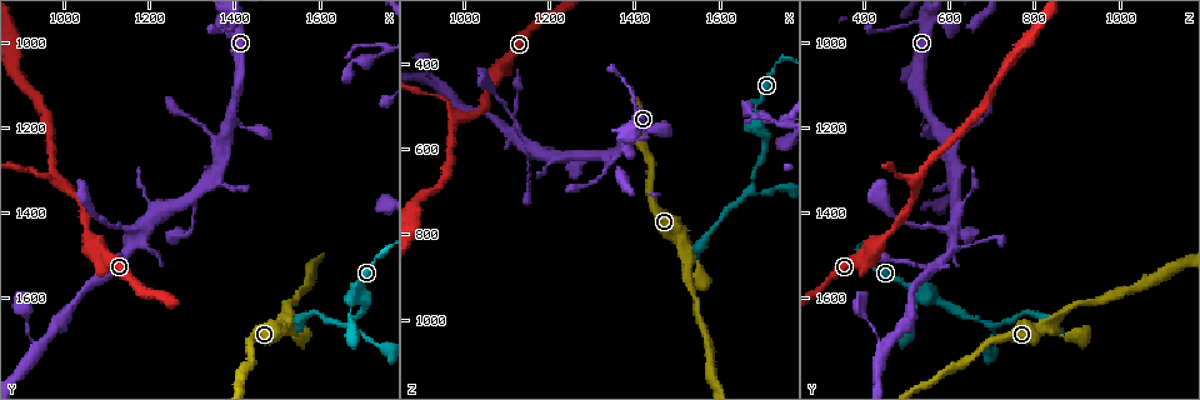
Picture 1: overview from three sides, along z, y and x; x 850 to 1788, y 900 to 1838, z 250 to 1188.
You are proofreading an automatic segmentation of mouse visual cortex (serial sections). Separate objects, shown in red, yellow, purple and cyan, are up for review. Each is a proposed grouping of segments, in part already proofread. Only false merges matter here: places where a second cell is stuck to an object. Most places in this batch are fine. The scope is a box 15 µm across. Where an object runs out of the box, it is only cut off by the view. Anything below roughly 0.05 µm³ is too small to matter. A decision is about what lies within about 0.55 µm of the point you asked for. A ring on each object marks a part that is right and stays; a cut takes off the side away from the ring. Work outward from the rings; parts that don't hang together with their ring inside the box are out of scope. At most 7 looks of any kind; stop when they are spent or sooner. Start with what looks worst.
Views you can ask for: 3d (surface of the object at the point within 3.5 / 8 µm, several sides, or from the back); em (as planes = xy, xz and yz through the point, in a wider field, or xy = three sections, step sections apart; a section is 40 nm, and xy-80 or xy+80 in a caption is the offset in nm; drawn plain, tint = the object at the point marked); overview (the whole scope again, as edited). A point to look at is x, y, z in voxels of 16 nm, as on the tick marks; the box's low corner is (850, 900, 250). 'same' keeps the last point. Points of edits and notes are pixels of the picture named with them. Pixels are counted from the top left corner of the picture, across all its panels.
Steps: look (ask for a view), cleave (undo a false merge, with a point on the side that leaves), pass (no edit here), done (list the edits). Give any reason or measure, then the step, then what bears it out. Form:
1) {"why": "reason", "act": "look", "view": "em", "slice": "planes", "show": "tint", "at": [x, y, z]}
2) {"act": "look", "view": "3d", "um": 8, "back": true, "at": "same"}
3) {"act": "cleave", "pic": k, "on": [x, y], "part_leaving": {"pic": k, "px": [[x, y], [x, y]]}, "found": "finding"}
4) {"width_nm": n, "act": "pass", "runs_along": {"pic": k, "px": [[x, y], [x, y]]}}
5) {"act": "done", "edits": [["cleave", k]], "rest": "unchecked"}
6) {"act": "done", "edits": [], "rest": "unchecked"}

{"why": "sharp bend", "act": "look", "view": "3d", "um": 3.5, "at": [950, 1710, 450]}

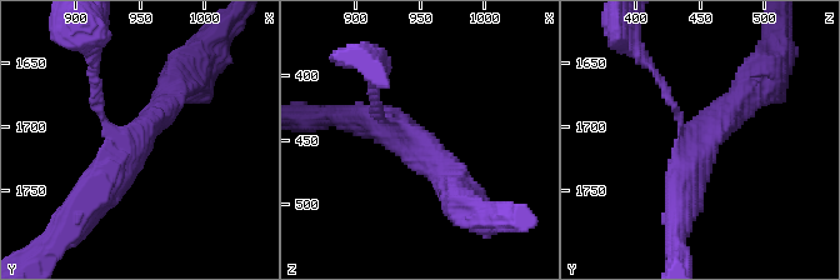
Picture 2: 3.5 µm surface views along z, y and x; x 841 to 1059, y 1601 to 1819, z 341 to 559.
{"arms": 3, "arm_widths_nm": [150, 350, 500], "act": "look", "view": "em", "slice": "xy", "step": 2, "show": "tint", "at": [946, 1710, 450]}

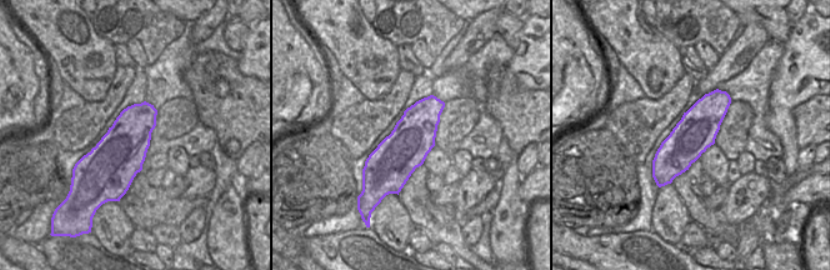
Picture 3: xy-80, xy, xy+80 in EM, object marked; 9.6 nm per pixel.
{"act": "pass", "runs_along": {"pic": 2, "px": [[179, 84], [86, 203]]}, "found": "all the same cell"}

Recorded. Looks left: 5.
{"act": "look", "view": "3d", "um": 8, "at": [1670, 1665, 695]}

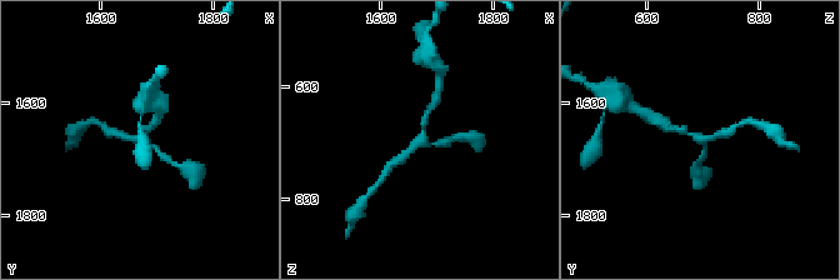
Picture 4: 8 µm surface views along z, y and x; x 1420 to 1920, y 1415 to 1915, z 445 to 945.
{"arms": 3, "arm_widths_nm": [150, 150, 250], "why": "now the EM", "act": "look", "view": "em", "slice": "planes", "show": "tint", "at": [1670, 1665, 695]}

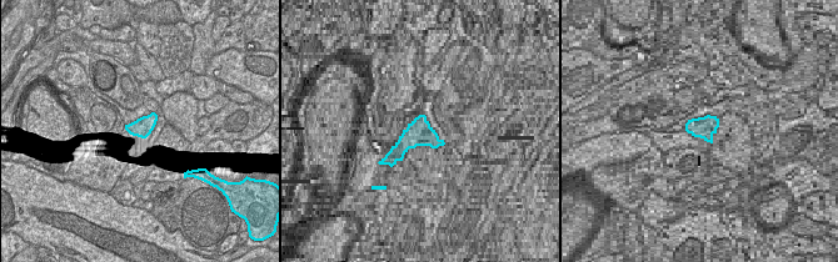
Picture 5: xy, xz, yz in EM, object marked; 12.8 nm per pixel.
{"act": "pass", "runs_along": {"pic": 4, "px": [[428, 109], [420, 140], [393, 164]]}, "found": "all the same cell"}

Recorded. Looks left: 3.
{"why": "three-way junction", "act": "look", "view": "3d", "um": 3.5, "at": [990, 1330, 525]}

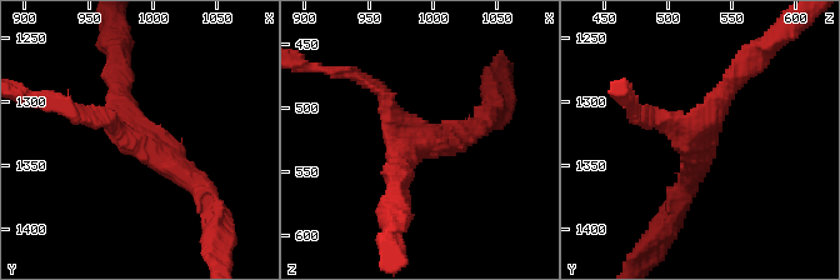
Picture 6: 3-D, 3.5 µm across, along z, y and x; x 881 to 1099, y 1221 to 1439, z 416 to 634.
{"arms": 3, "arm_widths_nm": [200, 250, 300], "act": "look", "view": "em", "slice": "xy", "step": 1, "show": "tint", "at": [996, 1332, 526]}

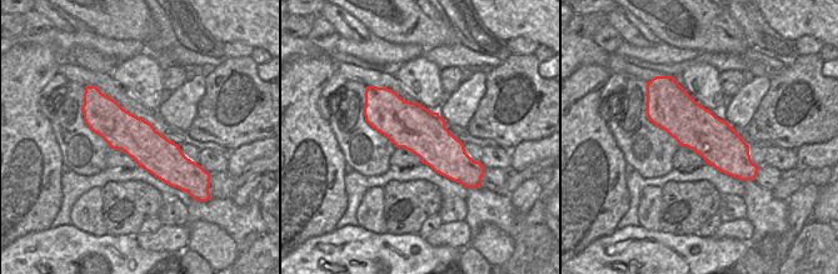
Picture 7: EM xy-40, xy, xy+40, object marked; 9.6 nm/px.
{"why": "cut it another way", "act": "look", "view": "em", "slice": "planes", "show": "tint", "at": "same"}

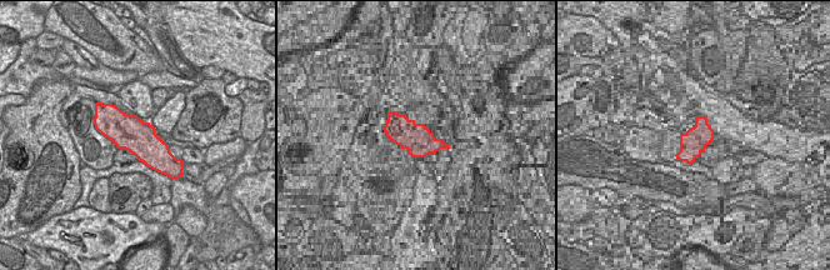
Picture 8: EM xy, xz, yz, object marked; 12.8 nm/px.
{"width_nm": 460, "act": "pass", "runs_along": {"pic": 6, "px": [[208, 198], [124, 118], [116, 75]]}, "found": "all the same cell"}

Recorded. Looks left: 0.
{"act": "done", "edits": [], "rest": "unchecked"}

